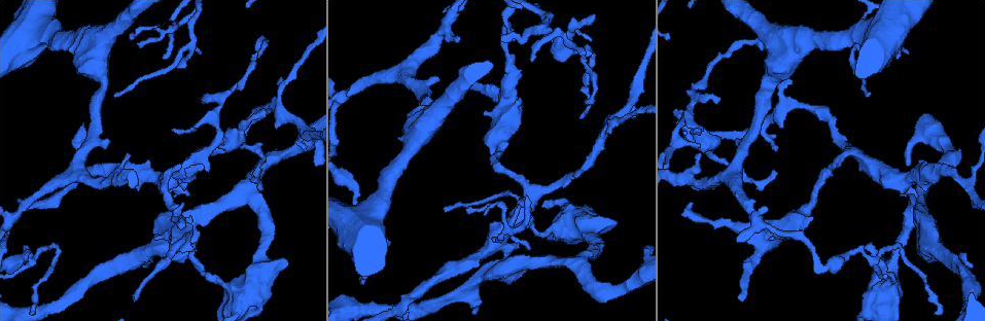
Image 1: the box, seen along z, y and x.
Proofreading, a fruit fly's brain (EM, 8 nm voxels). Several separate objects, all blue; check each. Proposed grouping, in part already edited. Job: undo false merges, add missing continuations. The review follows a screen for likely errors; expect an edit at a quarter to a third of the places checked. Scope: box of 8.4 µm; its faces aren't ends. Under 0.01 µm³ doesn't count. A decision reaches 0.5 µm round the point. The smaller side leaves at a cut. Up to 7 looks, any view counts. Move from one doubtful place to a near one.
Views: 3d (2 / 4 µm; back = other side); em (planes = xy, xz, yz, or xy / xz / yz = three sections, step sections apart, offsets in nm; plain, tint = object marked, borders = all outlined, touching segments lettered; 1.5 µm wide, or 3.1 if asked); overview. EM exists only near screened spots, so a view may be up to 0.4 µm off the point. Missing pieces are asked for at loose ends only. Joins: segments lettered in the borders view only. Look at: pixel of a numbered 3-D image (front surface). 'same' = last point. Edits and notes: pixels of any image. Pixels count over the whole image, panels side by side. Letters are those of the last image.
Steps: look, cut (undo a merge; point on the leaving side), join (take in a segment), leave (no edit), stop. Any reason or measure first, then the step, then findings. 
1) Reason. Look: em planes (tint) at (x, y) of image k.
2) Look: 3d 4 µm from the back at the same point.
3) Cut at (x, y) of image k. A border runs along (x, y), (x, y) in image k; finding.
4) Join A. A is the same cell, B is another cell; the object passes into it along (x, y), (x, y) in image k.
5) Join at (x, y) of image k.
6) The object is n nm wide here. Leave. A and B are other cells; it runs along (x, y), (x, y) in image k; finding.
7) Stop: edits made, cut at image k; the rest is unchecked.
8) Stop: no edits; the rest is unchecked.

Look: em xy step 4 (tint) at (189, 47) of image 1.

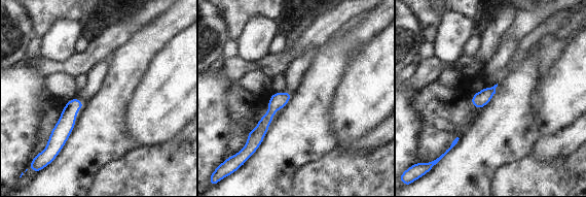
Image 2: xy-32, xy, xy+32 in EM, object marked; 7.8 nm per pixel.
Look: em xy step 4 (borders) at the same point.

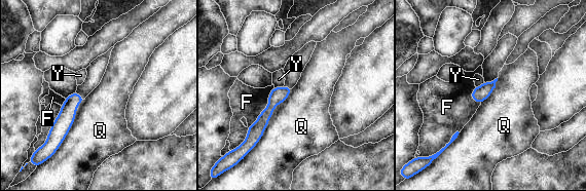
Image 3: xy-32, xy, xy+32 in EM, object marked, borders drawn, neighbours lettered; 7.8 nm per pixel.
Leave. F, Q and Y are other cells; it runs along (287, 89), (269, 108), (257, 137) in image 3; one cell here.

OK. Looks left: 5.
Look: em xz step 4 (borders) at (195, 246) of image 1.

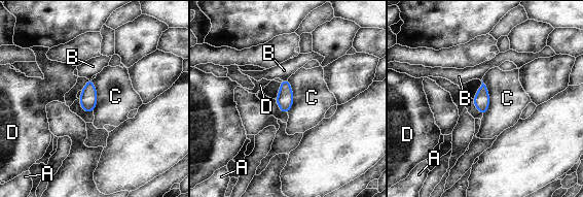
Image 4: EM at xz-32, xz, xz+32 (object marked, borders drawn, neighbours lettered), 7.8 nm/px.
Another direction. Look: em planes (borders) at the same point.

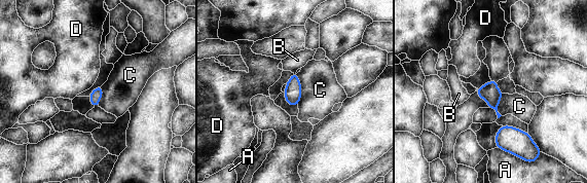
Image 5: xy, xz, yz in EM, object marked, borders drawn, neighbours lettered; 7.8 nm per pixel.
The longest contact is with C, 240 nm. Leave. A, B, C and D are other cells; none of them fits.

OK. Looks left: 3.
Look: em yz step 4 (tint) at (134, 301) of image 1.

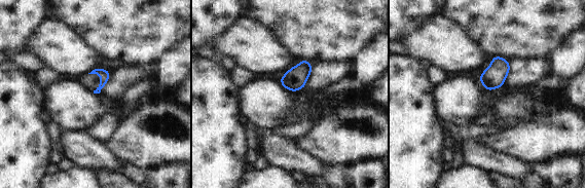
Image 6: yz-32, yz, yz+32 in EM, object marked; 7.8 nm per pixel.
Look: em planes (borders) at the same point.

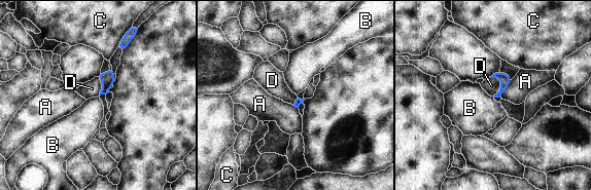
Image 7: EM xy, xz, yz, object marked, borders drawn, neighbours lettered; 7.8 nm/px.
Join D. D is the same cell, A, B and C are other cells; the object passes into it along (503, 77), (501, 83), (491, 85) in image 7; the cell continues.

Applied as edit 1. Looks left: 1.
Stop: edits made, join at image 7; the rest is unchecked.

